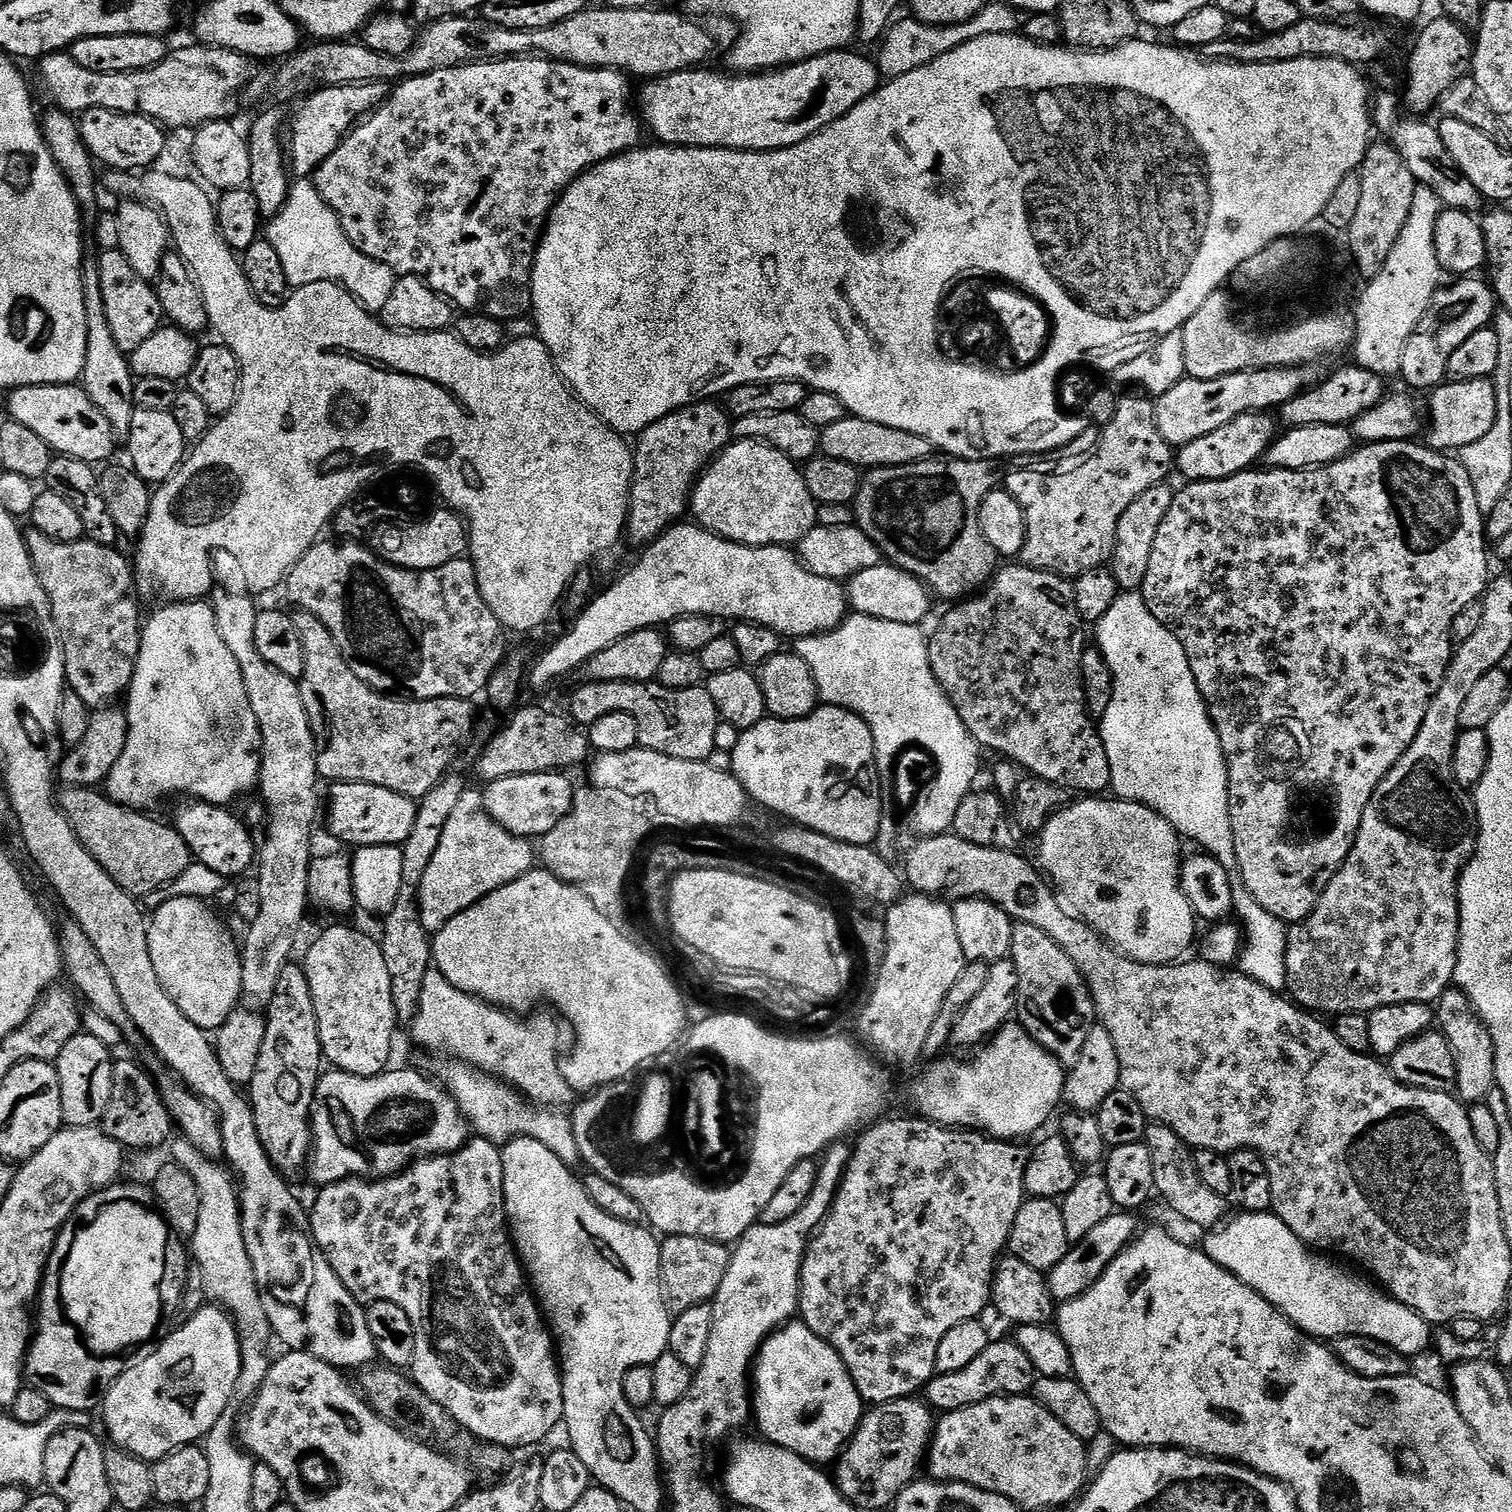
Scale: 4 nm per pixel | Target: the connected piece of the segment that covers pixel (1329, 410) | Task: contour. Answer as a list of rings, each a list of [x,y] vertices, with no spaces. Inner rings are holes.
[[[1355,366],[1340,368],[1329,380],[1322,381],[1317,388],[1309,387],[1294,398],[1290,398],[1290,402],[1280,405],[1279,423],[1285,429],[1302,426],[1351,425],[1352,421],[1366,414],[1366,410],[1378,406],[1378,402],[1384,399],[1386,395],[1384,384],[1386,384],[1385,377],[1374,374],[1370,370],[1362,370]]]

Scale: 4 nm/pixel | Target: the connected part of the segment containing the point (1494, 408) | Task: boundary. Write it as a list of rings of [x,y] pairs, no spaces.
[[[1491,379],[1445,382],[1431,393],[1432,405],[1426,408],[1426,416],[1432,419],[1432,429],[1428,432],[1426,443],[1429,448],[1437,450],[1459,450],[1470,446],[1470,442],[1478,442],[1484,437],[1490,426],[1494,426],[1494,418],[1498,414],[1498,398],[1496,385]]]

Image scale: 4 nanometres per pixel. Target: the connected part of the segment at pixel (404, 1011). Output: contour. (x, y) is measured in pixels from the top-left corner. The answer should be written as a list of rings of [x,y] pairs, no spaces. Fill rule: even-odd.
[[[449,774],[418,801],[414,830],[410,830],[410,838],[402,845],[402,890],[398,890],[398,902],[394,902],[394,910],[383,917],[384,937],[379,937],[382,955],[386,958],[390,972],[390,987],[393,990],[394,1010],[400,1022],[411,1022],[416,1018],[416,1011],[422,998],[422,982],[426,982],[426,974],[433,967],[432,940],[430,934],[422,926],[420,913],[420,887],[422,874],[426,874],[426,866],[430,866],[430,858],[438,851],[438,842],[442,842],[442,830],[446,830],[446,822],[450,822],[450,814],[454,814],[454,806],[462,799],[466,784],[460,776]]]

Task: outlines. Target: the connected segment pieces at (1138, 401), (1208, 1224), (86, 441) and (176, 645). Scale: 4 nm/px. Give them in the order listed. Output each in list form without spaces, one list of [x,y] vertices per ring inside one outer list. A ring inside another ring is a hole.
[[[1143,395],[1140,396],[1117,399],[1114,418],[1099,429],[1100,437],[1097,438],[1096,445],[1081,456],[1070,456],[1066,462],[1058,461],[1056,472],[1046,474],[1042,466],[1035,470],[1016,468],[1009,476],[1007,473],[1003,477],[1003,487],[1026,514],[1026,546],[1021,550],[1019,559],[1029,568],[1075,578],[1086,570],[1105,567],[1116,551],[1118,522],[1122,514],[1126,514],[1130,502],[1134,502],[1134,498],[1142,498],[1146,490],[1165,483],[1169,479],[1168,475],[1173,475],[1173,445],[1168,444],[1158,430],[1155,403]]]
[[[1155,1122],[1149,1123],[1142,1142],[1150,1150],[1150,1158],[1154,1161],[1155,1195],[1161,1196],[1172,1207],[1173,1214],[1181,1216],[1186,1223],[1193,1224],[1196,1228],[1204,1228],[1203,1230],[1212,1230],[1223,1225],[1229,1215],[1229,1201],[1214,1194],[1214,1190],[1210,1190],[1210,1186],[1206,1186],[1202,1178],[1198,1178],[1192,1161],[1193,1149],[1182,1142],[1182,1138],[1178,1138],[1178,1134],[1174,1134],[1170,1126]]]
[[[43,384],[42,386],[30,386],[29,388],[13,388],[11,391],[7,393],[8,396],[8,413],[7,415],[11,417],[11,419],[17,420],[19,424],[22,426],[30,426],[30,430],[34,430],[34,434],[38,434],[38,438],[42,438],[42,442],[46,442],[46,446],[50,446],[53,450],[53,453],[59,454],[61,456],[69,456],[70,458],[78,458],[82,462],[86,462],[87,464],[91,464],[93,466],[103,465],[105,462],[103,460],[108,460],[112,456],[112,451],[116,448],[116,443],[118,443],[118,437],[115,432],[113,432],[112,427],[110,426],[110,422],[106,418],[106,414],[102,414],[102,410],[98,410],[98,406],[94,406],[94,402],[90,402],[90,398],[84,393],[83,387],[77,386],[76,384]]]
[[[172,602],[167,605],[169,608],[160,608],[152,617],[147,617],[146,623],[143,625],[140,634],[140,653],[138,654],[138,662],[134,670],[134,678],[132,684],[126,693],[126,711],[128,713],[128,737],[126,738],[126,748],[122,750],[122,758],[118,758],[118,762],[114,762],[114,770],[110,770],[108,779],[106,781],[106,792],[111,799],[115,800],[118,804],[123,804],[125,808],[134,808],[137,810],[152,810],[159,800],[164,799],[166,796],[184,796],[180,798],[191,798],[194,800],[204,800],[208,804],[218,804],[221,806],[231,805],[232,799],[235,796],[244,796],[248,791],[255,789],[260,782],[260,731],[258,730],[258,718],[254,718],[254,710],[250,706],[250,698],[246,694],[246,682],[242,682],[242,670],[238,670],[238,662],[234,659],[234,654],[230,654],[230,649],[226,647],[226,642],[222,642],[222,634],[218,634],[218,626],[214,618],[214,610],[211,603],[208,602]]]

